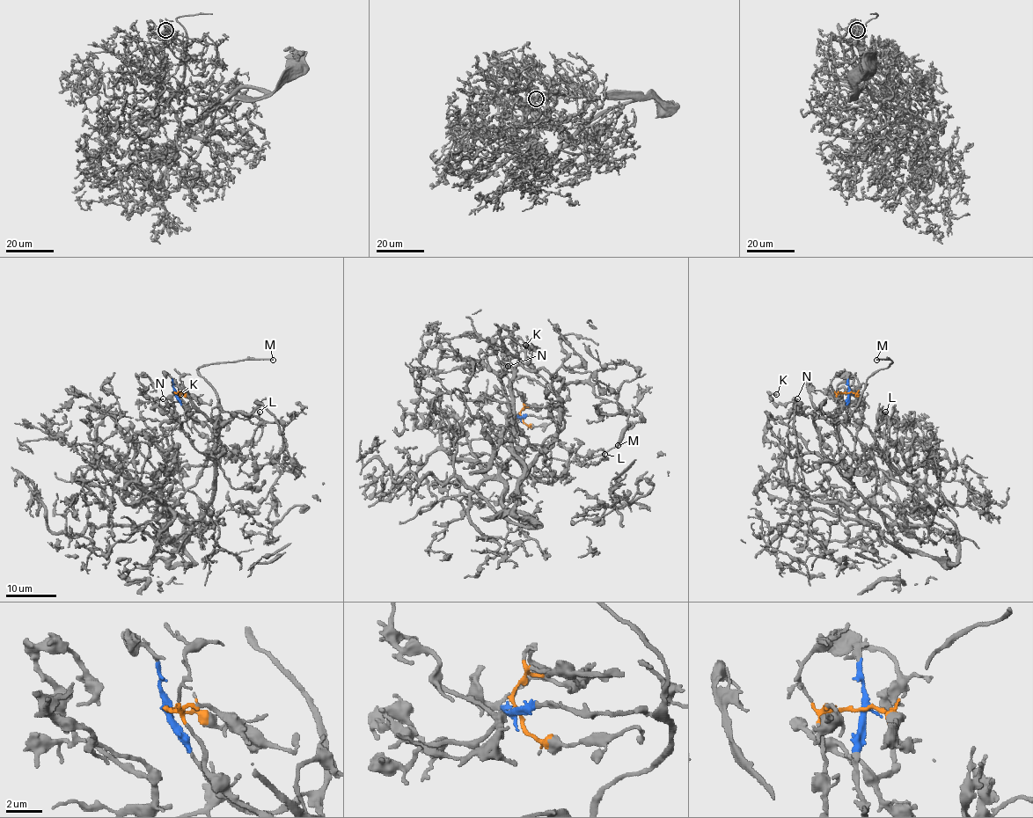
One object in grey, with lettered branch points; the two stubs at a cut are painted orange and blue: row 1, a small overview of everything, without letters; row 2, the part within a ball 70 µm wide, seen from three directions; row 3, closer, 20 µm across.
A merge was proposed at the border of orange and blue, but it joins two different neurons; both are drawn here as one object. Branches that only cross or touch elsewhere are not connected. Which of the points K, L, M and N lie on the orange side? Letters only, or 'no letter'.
K, L, N

